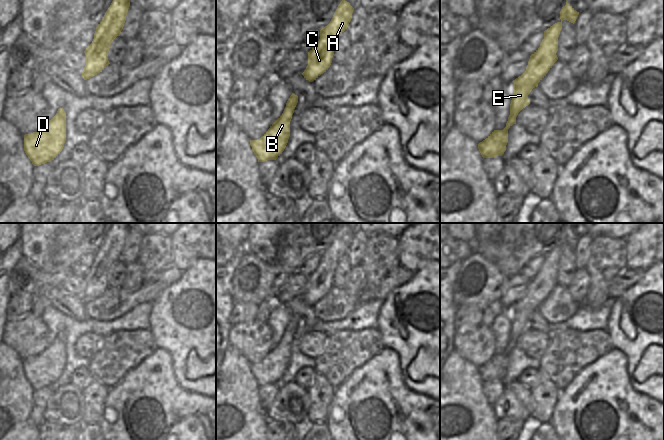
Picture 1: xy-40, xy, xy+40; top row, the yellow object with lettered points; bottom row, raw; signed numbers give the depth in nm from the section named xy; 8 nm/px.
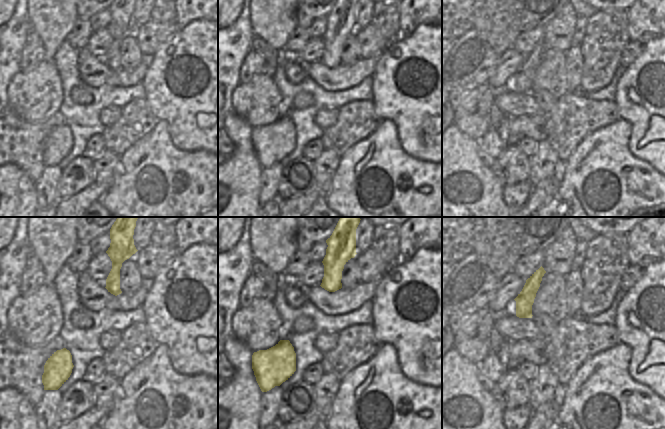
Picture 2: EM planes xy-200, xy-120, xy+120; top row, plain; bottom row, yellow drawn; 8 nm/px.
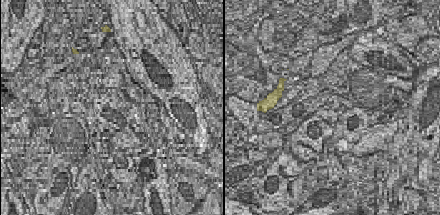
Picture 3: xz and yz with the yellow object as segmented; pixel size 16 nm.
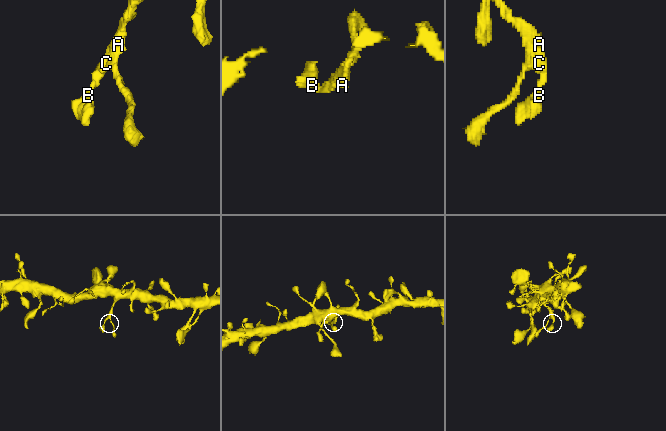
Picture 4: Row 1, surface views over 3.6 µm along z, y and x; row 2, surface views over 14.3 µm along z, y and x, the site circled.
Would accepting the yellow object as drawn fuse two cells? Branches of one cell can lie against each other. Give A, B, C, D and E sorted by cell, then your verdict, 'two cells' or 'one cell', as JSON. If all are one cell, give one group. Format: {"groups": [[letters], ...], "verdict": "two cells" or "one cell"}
{"groups": [["A", "B", "C", "D", "E"]], "verdict": "one cell"}

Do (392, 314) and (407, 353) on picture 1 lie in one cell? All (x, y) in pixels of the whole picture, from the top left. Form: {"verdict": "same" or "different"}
{"verdict": "same"}

